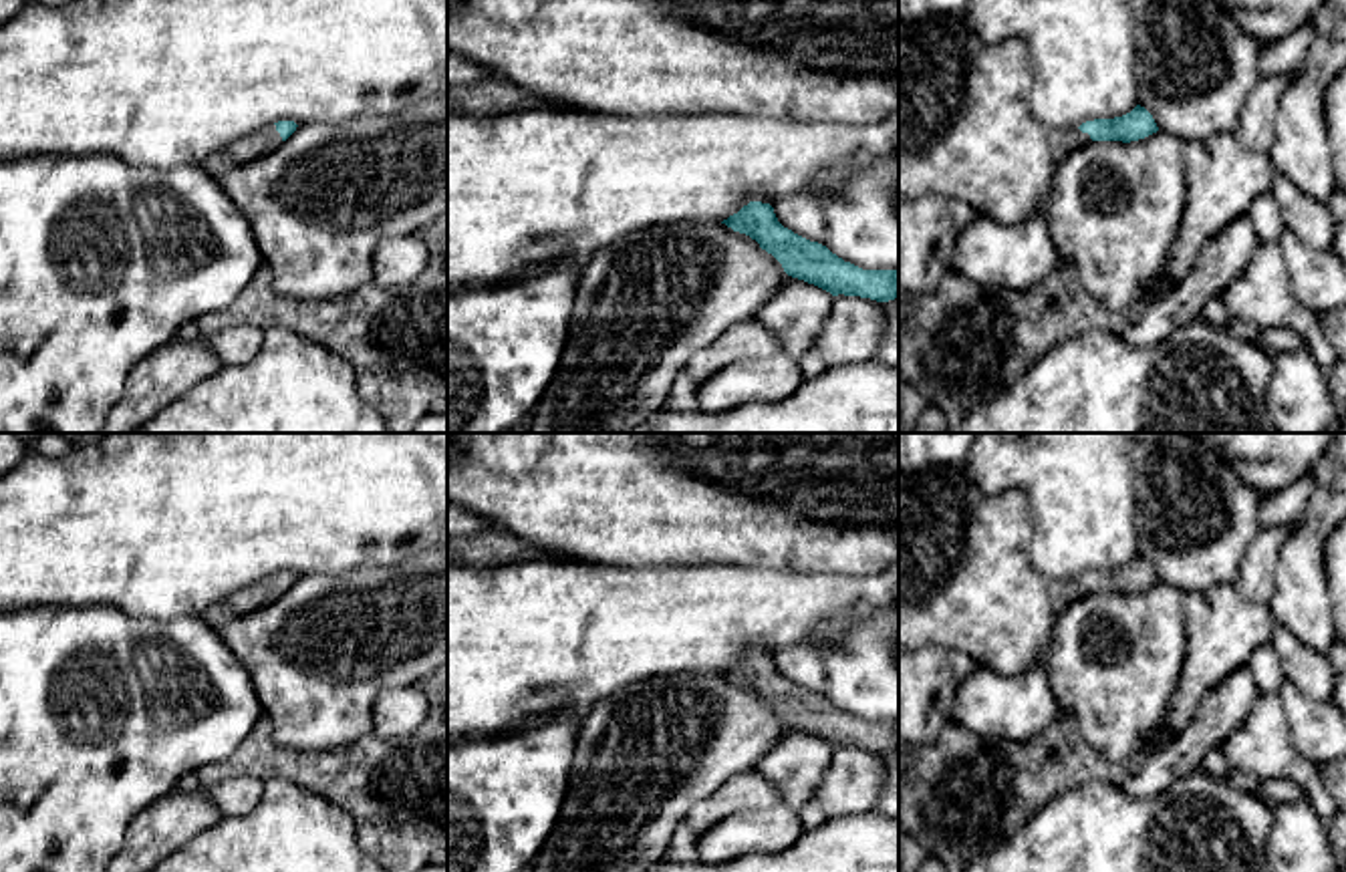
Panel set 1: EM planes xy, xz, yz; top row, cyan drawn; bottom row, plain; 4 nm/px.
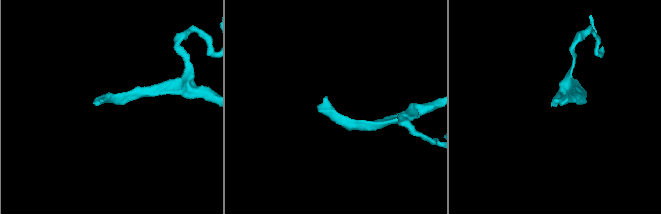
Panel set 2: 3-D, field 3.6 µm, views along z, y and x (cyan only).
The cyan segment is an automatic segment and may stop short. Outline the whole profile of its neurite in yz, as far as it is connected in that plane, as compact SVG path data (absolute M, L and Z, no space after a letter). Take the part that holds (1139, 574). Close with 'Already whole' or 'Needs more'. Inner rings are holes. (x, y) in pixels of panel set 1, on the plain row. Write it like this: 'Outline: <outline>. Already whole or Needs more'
Outline: M1136 556L1130 564L1114 570L1094 570L1086 572L1080 578L1072 578L1064 584L1056 586L1056 600L1058 606L1070 604L1076 598L1092 592L1138 592L1153 584L1157 584L1159 578L1153 570L1153 566Z. Needs more

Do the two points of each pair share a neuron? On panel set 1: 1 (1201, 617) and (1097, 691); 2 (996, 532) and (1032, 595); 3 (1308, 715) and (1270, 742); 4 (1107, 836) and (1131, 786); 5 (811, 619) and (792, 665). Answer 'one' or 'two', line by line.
1: two
2: one
3: two
4: two
5: two

